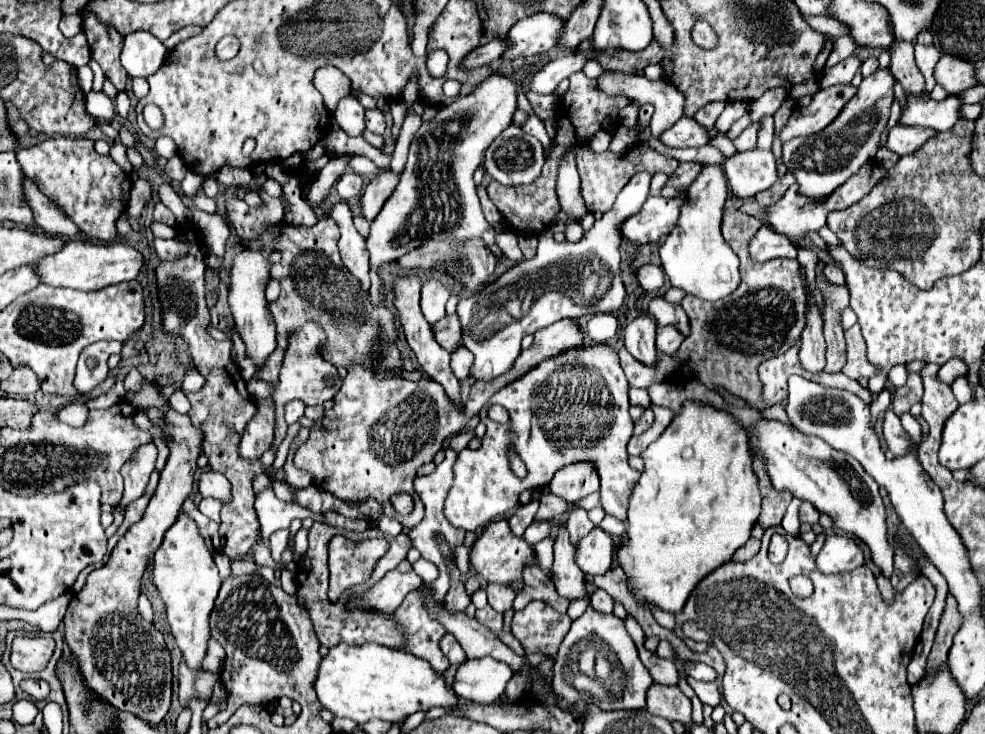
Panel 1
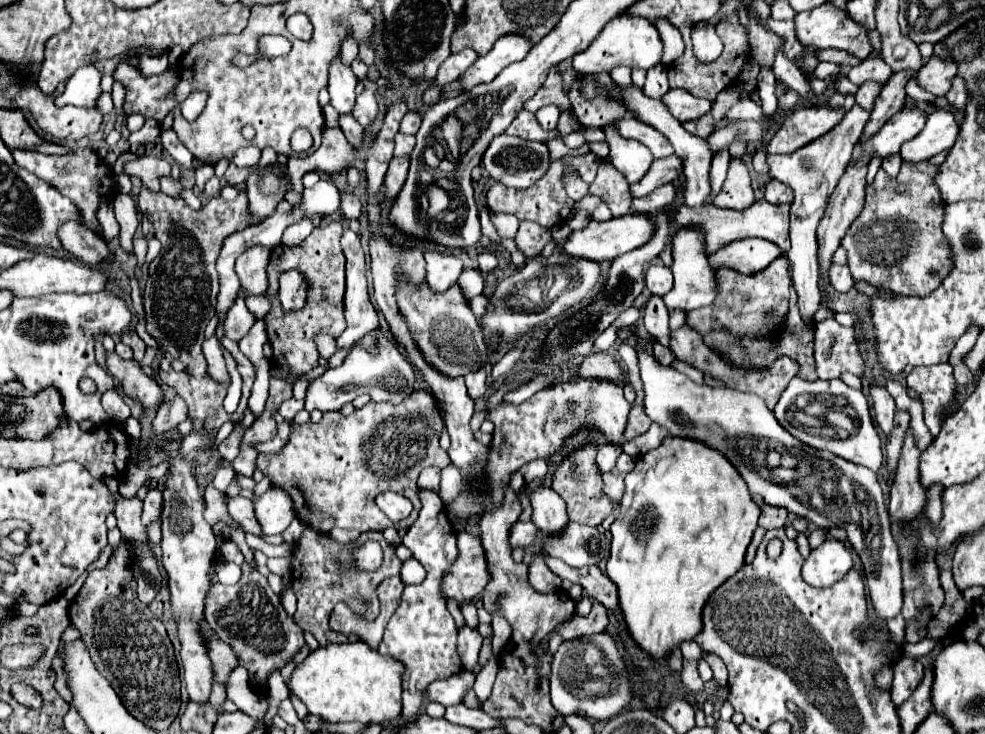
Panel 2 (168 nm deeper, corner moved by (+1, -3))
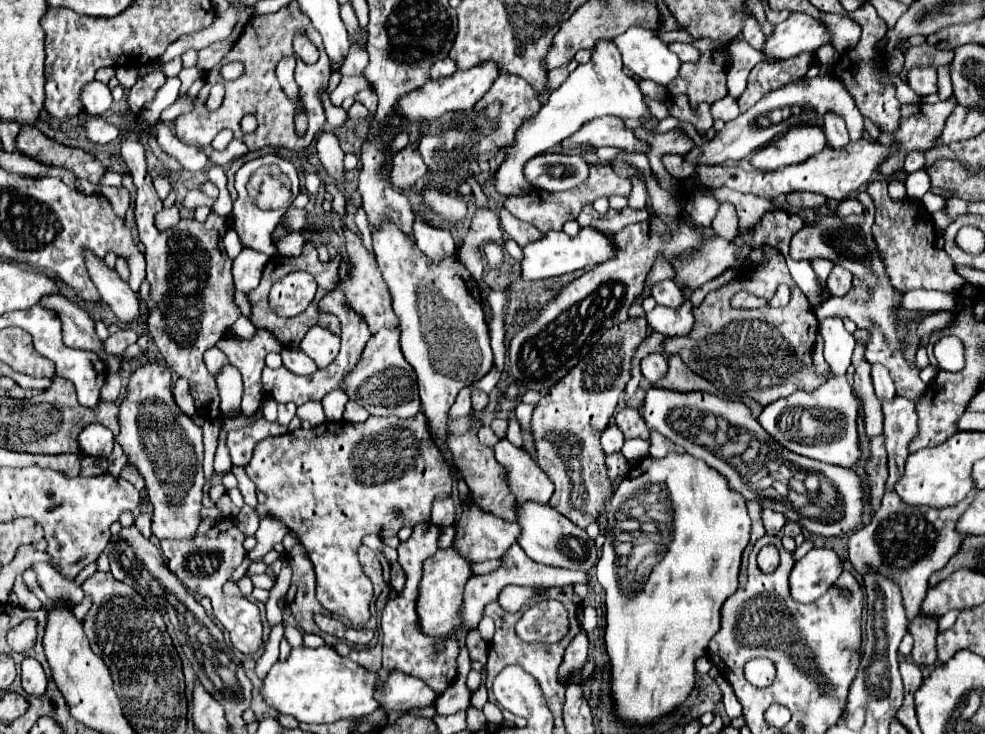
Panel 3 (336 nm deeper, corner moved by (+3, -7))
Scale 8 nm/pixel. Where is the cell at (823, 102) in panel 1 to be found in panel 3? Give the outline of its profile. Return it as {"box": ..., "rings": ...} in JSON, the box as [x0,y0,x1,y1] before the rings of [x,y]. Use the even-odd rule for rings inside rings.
{"box":[750,126,824,170],"rings":[[[794,126],[792,130],[782,134],[772,146],[760,148],[750,162],[758,170],[778,170],[790,164],[800,164],[824,148],[824,130],[820,126]]]}

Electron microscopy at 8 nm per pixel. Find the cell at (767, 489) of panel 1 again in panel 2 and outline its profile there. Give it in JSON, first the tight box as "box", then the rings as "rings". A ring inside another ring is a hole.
{"box":[756,502,788,530],"rings":[[[756,502],[760,506],[760,520],[758,524],[766,530],[774,530],[774,528],[784,528],[788,522],[788,512],[782,508],[774,508],[768,506],[766,502]]]}

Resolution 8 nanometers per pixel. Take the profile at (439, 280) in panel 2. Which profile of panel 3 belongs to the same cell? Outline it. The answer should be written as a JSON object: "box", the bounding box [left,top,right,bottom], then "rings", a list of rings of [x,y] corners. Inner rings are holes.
{"box":[414,218,456,262],"rings":[[[416,218],[414,234],[416,234],[416,244],[420,252],[424,252],[426,258],[432,258],[432,262],[440,262],[440,258],[456,256],[456,244],[448,230],[432,228],[422,218]]]}

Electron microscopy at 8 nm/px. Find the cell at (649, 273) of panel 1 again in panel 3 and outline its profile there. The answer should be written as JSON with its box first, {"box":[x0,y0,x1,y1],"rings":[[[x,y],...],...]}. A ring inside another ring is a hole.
{"box":[652,280,682,308],"rings":[[[664,280],[652,286],[652,296],[660,306],[670,306],[676,308],[682,304],[682,290],[680,286],[676,286],[676,282],[672,280]]]}

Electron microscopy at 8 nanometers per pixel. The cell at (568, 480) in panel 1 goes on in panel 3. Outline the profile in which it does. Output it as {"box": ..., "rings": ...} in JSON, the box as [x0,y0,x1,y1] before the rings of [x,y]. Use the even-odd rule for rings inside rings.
{"box":[602,426,624,454],"rings":[[[608,426],[602,434],[602,450],[604,454],[614,454],[614,452],[620,452],[624,444],[624,438],[622,438],[622,432],[616,428],[616,426]]]}

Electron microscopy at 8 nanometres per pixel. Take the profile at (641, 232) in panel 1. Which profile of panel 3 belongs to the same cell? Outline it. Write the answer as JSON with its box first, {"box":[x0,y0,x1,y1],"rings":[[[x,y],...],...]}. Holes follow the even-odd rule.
{"box":[522,226,616,280],"rings":[[[586,226],[578,232],[578,236],[568,236],[566,232],[548,232],[538,242],[532,242],[524,248],[522,260],[522,278],[524,280],[544,280],[550,276],[562,276],[568,272],[576,272],[582,268],[592,268],[606,258],[616,258],[616,242],[612,242],[612,234],[604,234],[602,230],[592,230]]]}

